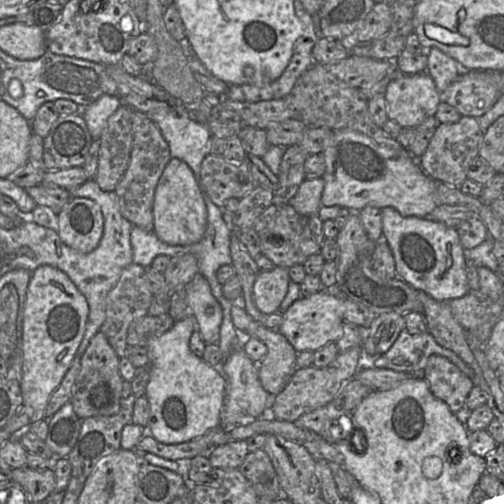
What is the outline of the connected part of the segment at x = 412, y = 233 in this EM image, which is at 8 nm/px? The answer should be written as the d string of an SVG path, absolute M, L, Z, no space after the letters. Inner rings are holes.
M391 207L381 209L383 238L387 241L399 278L437 301L451 301L470 293L464 248L458 231L426 218L403 217Z

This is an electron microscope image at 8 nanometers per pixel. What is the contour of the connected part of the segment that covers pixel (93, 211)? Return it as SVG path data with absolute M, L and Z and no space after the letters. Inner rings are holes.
M76 197L57 215L58 235L63 243L82 253L93 251L104 229L100 206L92 199Z

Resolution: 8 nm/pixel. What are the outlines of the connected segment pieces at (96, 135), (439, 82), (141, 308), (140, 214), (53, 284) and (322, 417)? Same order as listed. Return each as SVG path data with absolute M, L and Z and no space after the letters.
M101 95L86 107L82 107L81 115L93 140L99 140L106 128L108 118L122 105L118 96Z
M437 48L427 49L427 60L426 73L431 76L440 93L461 75L459 63Z
M131 263L123 270L118 283L108 293L106 297L106 318L100 331L106 335L119 358L124 358L127 355L127 334L130 325L148 314L153 296L146 275L146 268L135 263Z
M132 113L133 143L129 166L117 184L115 193L119 199L120 211L133 226L145 231L154 231L153 204L159 179L171 160L170 148L157 125L145 113Z
M41 265L32 273L26 292L22 321L23 405L31 423L45 418L48 401L59 387L84 337L89 304L69 276L58 268Z
M329 403L302 415L293 423L299 428L317 433L330 444L336 444L343 440L349 440L350 434L357 429L351 422L352 417L353 413Z

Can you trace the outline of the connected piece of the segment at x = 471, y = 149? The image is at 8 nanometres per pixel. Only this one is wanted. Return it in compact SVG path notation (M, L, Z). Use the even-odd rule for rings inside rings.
M462 116L456 123L439 124L427 150L417 159L418 164L434 180L460 188L467 179L470 164L479 156L482 138L483 133L474 117Z

